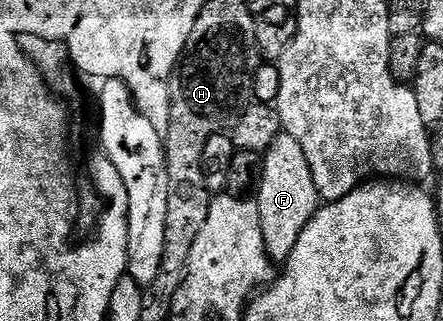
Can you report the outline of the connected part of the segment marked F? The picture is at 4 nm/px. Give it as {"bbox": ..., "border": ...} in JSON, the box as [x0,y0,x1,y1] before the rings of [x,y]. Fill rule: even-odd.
{"bbox":[256,131,320,265],"border":[[[282,131],[276,142],[272,142],[270,149],[263,155],[262,180],[256,189],[256,203],[266,252],[275,265],[285,265],[300,234],[304,234],[304,226],[312,222],[320,207],[320,197],[316,182],[312,182],[308,158],[304,158],[300,142],[296,142],[296,138],[292,138],[287,132]]]}

